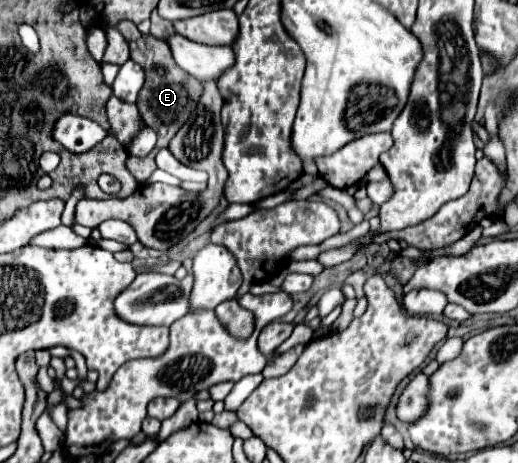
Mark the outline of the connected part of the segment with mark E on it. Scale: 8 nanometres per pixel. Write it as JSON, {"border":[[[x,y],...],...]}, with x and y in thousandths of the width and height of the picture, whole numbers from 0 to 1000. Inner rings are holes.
{"border":[[[253,52],[253,99],[249,104],[253,104],[253,130],[264,134],[264,138],[272,138],[272,147],[280,151],[280,181],[276,181],[268,207],[264,207],[264,233],[268,233],[272,255],[280,259],[280,268],[292,272],[295,281],[303,281],[303,294],[307,294],[303,320],[299,320],[299,328],[303,328],[307,320],[315,320],[315,315],[326,311],[326,302],[338,294],[338,285],[357,268],[357,259],[373,242],[373,229],[380,229],[380,212],[388,203],[388,181],[369,160],[357,160],[357,151],[349,151],[334,134],[330,108],[326,108],[326,99],[322,99],[319,86],[303,86],[292,73],[272,73],[261,52]]]}

